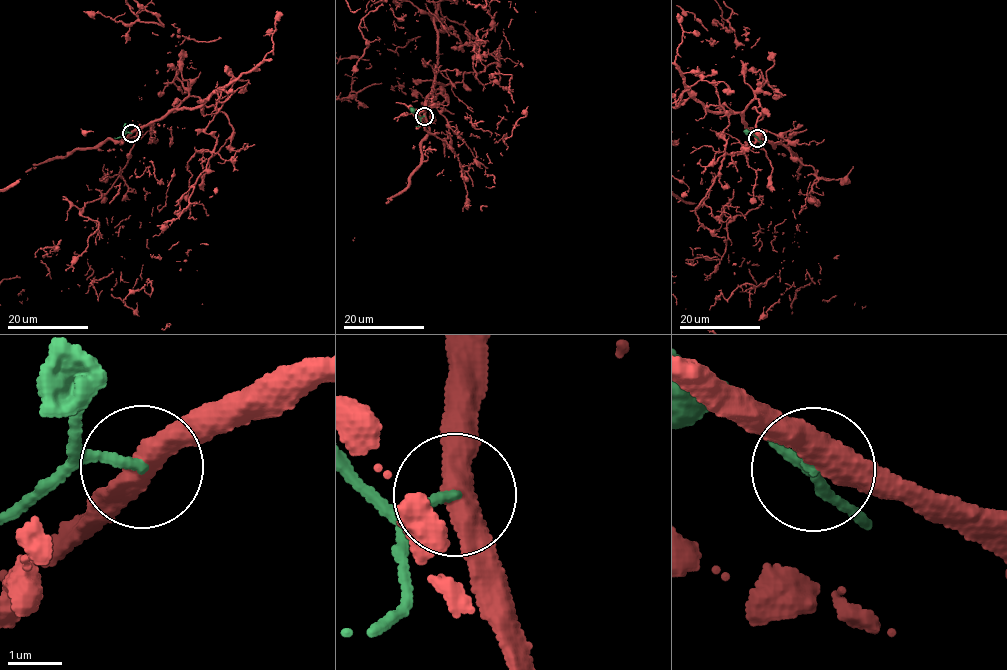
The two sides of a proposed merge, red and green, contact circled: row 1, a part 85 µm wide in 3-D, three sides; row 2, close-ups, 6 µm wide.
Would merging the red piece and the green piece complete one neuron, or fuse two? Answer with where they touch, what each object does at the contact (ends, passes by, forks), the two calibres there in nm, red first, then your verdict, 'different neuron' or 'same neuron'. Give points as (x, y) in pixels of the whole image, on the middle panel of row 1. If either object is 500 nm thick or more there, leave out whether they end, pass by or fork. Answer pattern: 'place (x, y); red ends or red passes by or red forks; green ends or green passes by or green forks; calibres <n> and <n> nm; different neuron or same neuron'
place (424, 116); red passes by; green ends; calibres 460 and 160 nm; different neuron

